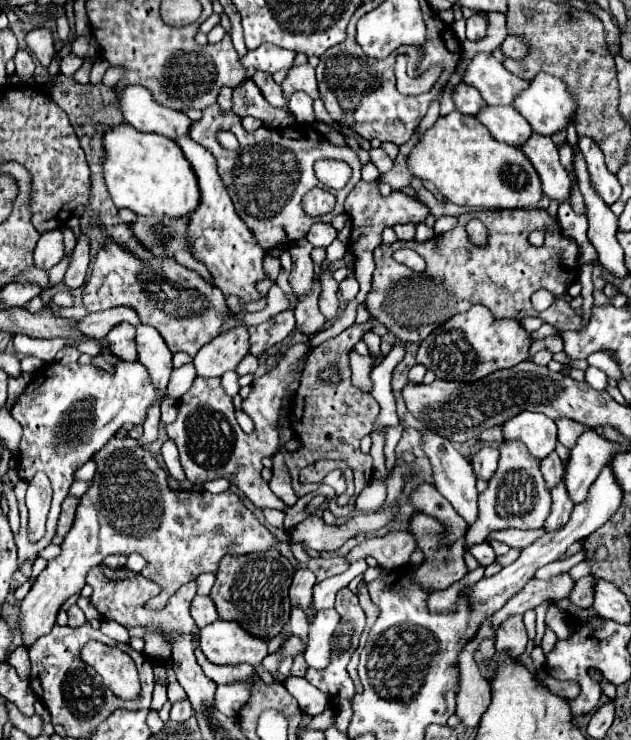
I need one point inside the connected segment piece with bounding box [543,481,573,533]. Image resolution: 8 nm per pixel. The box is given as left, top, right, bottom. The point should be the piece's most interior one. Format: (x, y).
(561, 508)

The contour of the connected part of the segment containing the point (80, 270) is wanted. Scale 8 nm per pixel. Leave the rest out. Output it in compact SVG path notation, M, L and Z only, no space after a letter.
M81 237L77 241L77 247L73 251L73 257L69 261L69 267L67 267L67 273L65 273L65 279L63 283L69 287L69 289L77 289L85 283L85 273L87 273L87 265L89 265L89 243L87 243L87 237Z

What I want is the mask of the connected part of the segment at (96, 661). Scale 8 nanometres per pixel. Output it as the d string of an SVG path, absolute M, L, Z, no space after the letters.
M89 641L81 649L81 659L103 677L103 683L119 699L134 700L139 695L140 682L136 665L119 647L105 645L101 641Z

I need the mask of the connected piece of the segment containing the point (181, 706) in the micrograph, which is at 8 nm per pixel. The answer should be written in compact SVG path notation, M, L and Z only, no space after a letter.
M179 701L171 707L171 721L175 723L185 723L193 715L193 707L189 701Z

